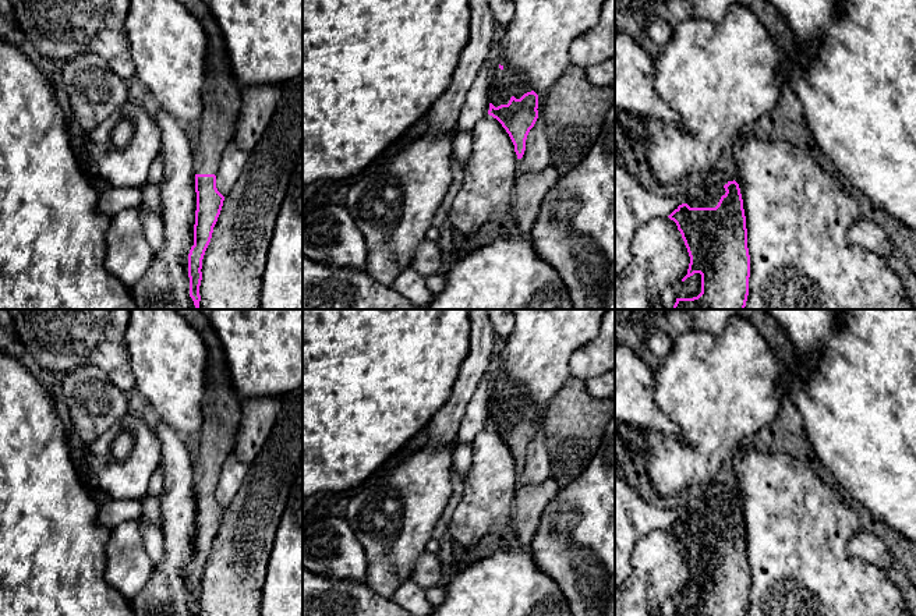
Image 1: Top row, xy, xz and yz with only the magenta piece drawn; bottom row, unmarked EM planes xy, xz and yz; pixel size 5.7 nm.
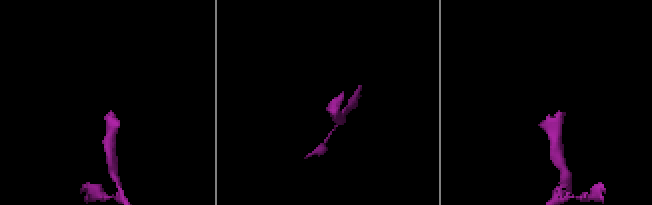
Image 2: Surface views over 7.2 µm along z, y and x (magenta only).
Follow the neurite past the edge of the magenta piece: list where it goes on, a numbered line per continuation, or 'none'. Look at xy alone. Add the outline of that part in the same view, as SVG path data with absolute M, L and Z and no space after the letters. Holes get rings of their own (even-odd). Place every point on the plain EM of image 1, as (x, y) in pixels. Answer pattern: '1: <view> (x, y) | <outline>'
1: xy (222, 404) | M174 309L206 346L206 389L202 429L194 445L194 486L217 486L222 467L233 450L243 399L236 390L219 336L198 309Z

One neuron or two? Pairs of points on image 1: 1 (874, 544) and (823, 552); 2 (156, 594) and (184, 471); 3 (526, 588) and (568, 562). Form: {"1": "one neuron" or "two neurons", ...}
{"1": "two neurons", "2": "one neuron", "3": "two neurons"}

